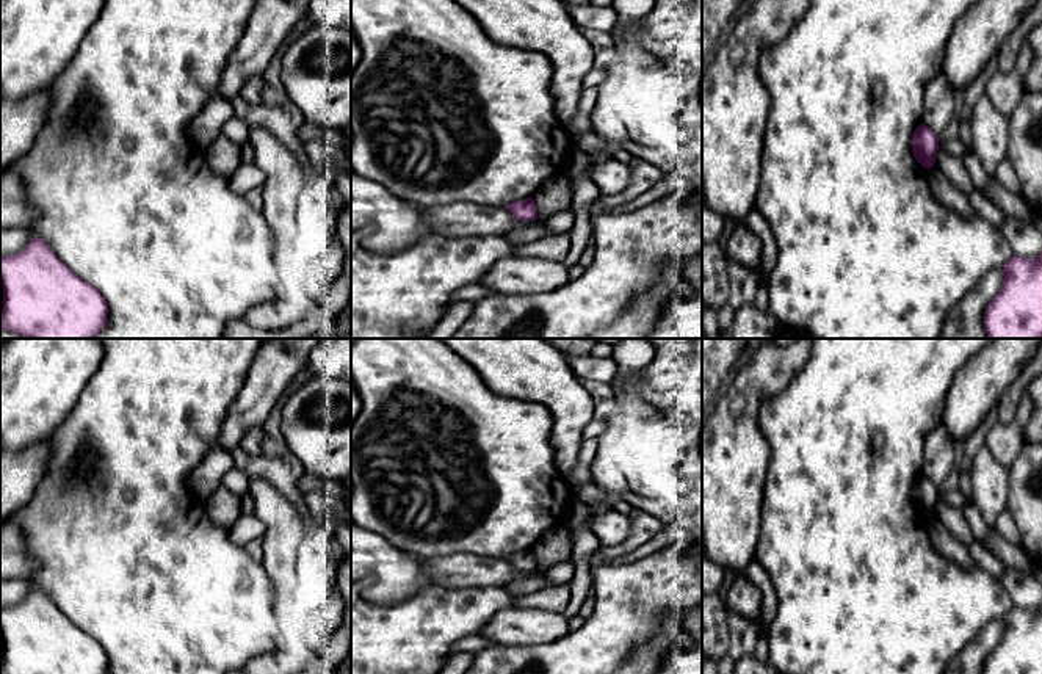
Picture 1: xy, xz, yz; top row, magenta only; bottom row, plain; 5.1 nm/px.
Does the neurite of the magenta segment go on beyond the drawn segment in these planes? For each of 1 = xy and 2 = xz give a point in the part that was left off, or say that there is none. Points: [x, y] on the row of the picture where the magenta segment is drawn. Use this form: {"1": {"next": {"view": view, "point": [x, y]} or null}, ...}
{"1": {"next": null}, "2": {"next": null}}

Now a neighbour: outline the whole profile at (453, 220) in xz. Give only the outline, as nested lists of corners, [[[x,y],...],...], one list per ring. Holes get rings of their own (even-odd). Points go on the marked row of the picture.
[[[445,202],[422,207],[426,221],[434,234],[461,238],[472,235],[506,237],[514,229],[533,226],[537,219],[517,219],[509,210],[483,205],[479,202]]]

